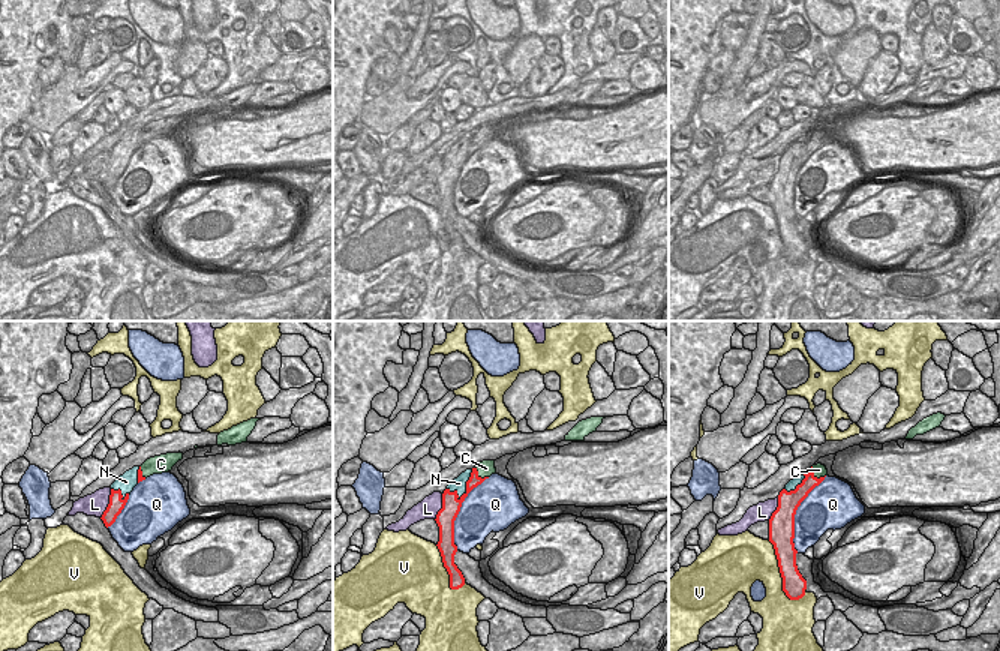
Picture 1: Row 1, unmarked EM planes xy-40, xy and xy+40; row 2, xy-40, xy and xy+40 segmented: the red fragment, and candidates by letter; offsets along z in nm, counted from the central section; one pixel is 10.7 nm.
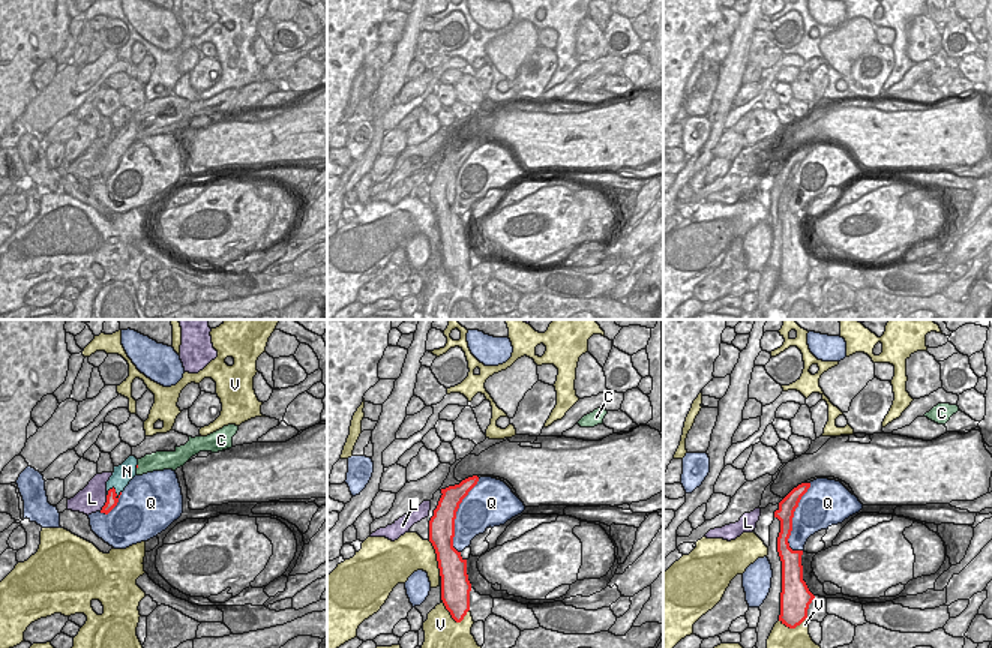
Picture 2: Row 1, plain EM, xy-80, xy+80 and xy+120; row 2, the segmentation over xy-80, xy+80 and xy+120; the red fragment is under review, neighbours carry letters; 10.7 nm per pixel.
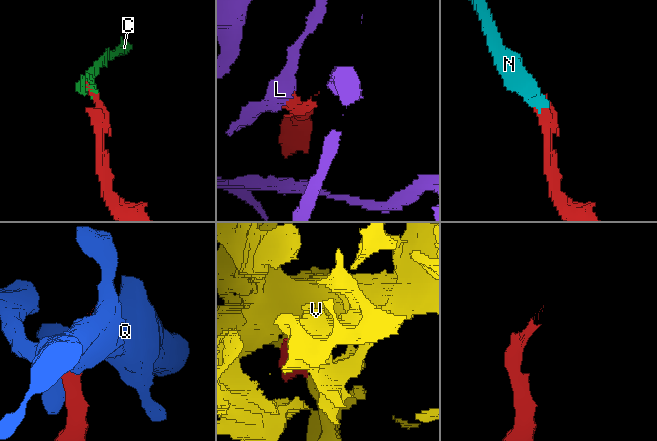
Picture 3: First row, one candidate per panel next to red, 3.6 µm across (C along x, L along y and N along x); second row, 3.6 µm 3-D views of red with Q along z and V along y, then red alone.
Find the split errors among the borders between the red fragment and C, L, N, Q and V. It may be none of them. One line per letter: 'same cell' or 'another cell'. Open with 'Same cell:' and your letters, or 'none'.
Same cell: N
C: another cell
L: another cell
N: same cell
Q: another cell
V: another cell

